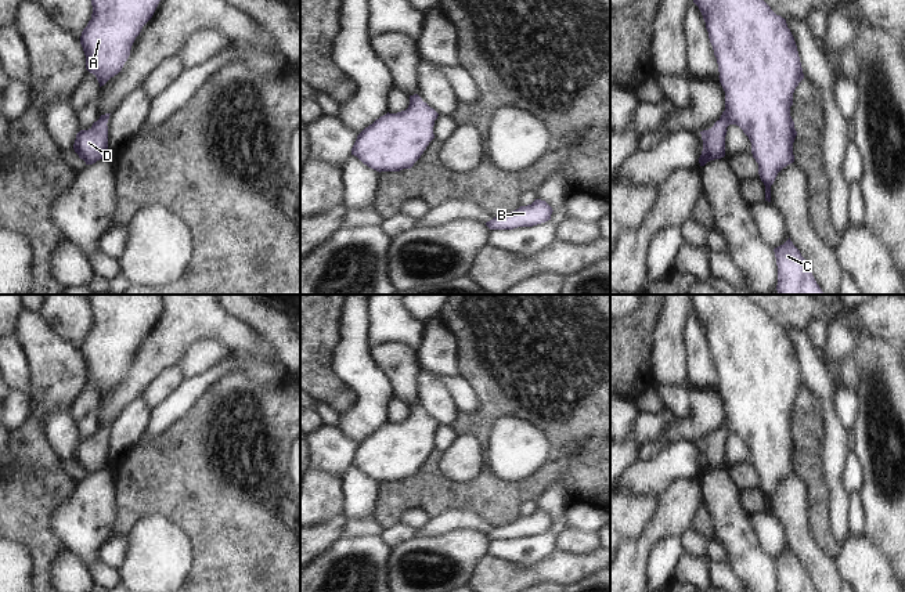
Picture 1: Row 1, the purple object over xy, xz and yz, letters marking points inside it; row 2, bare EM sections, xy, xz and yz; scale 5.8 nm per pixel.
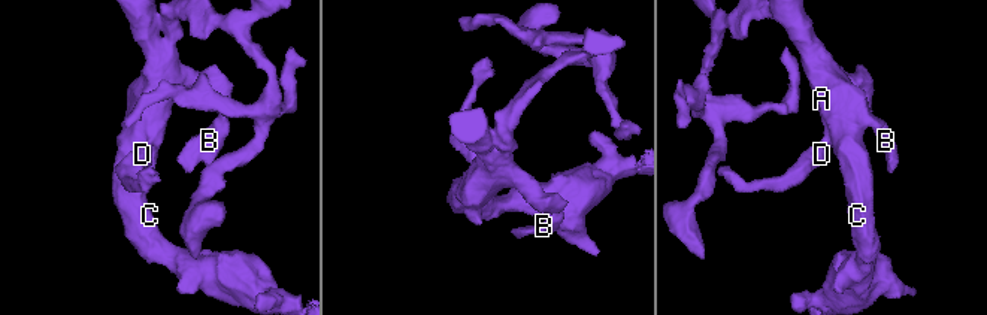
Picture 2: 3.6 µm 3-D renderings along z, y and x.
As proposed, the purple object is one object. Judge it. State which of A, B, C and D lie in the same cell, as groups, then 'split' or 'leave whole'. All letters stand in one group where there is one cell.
A B C D | leave whole

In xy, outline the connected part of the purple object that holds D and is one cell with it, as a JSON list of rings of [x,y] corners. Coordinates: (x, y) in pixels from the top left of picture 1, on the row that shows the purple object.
[[[111,113],[101,115],[89,130],[80,130],[73,144],[75,152],[86,165],[108,156],[108,119]]]

